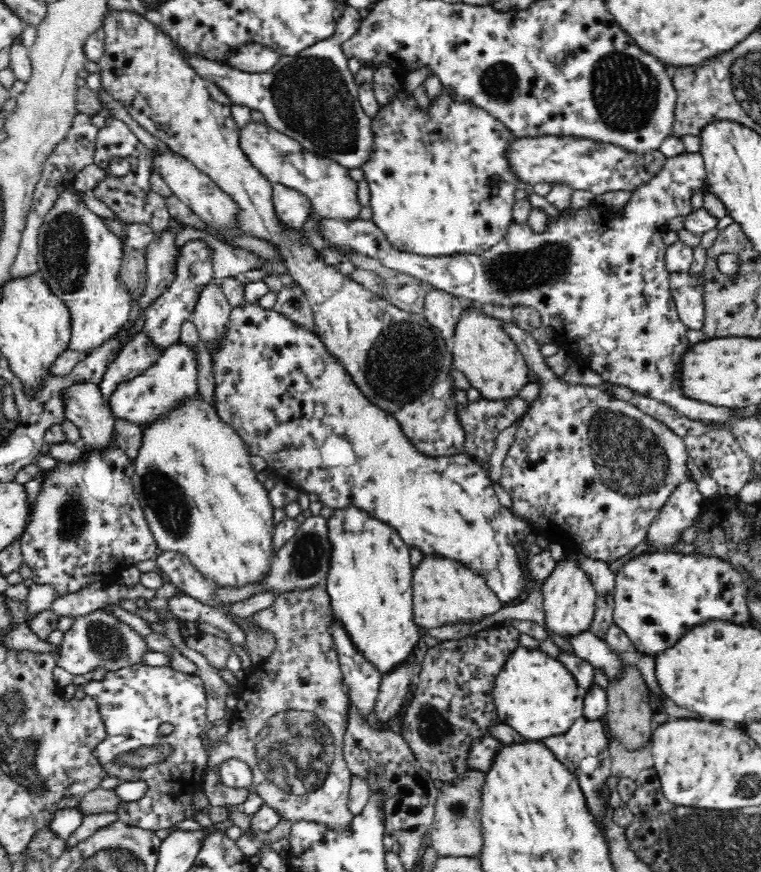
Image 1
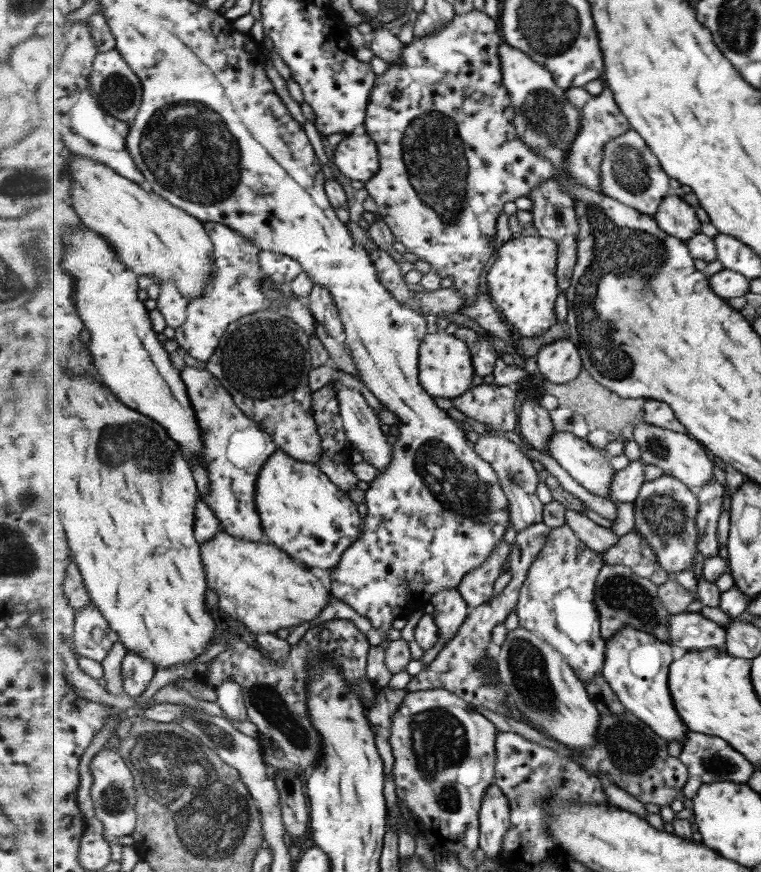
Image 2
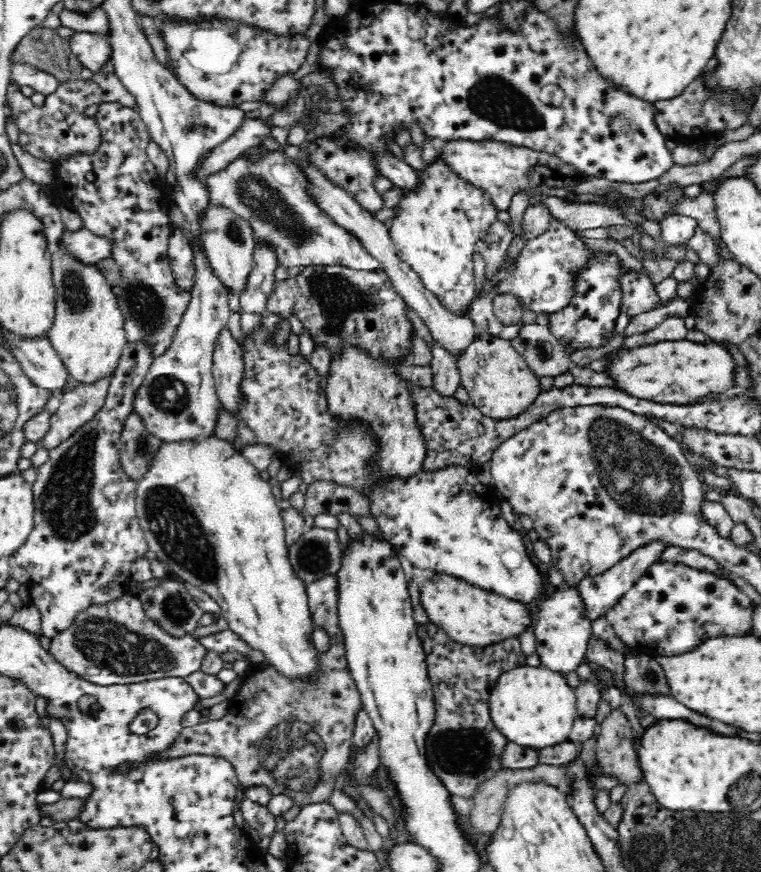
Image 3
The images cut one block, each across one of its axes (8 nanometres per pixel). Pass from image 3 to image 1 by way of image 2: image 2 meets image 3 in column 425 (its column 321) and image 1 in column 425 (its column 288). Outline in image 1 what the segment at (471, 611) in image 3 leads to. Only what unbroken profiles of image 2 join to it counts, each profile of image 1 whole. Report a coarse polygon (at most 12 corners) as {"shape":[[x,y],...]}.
{"shape":[[423,553],[414,622],[478,622],[503,608],[484,575]]}

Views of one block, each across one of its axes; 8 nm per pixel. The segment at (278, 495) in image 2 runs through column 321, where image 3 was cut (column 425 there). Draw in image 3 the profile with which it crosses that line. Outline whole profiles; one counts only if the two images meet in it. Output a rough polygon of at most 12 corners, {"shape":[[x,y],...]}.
{"shape":[[262,324],[236,444],[356,489],[400,556],[522,604],[544,576],[474,469],[379,470],[370,422]]}

